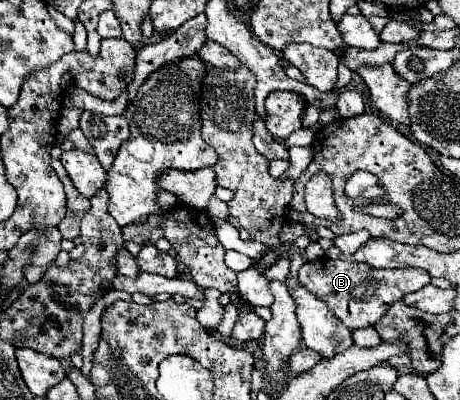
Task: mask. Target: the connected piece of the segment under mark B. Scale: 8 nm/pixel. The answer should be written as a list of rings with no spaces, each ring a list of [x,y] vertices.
[[[321,256],[313,262],[305,262],[299,268],[299,282],[307,286],[313,294],[327,302],[331,312],[351,330],[373,326],[387,308],[401,300],[405,294],[417,292],[419,288],[431,282],[429,272],[421,268],[403,268],[403,270],[375,270],[369,264],[331,260]]]

